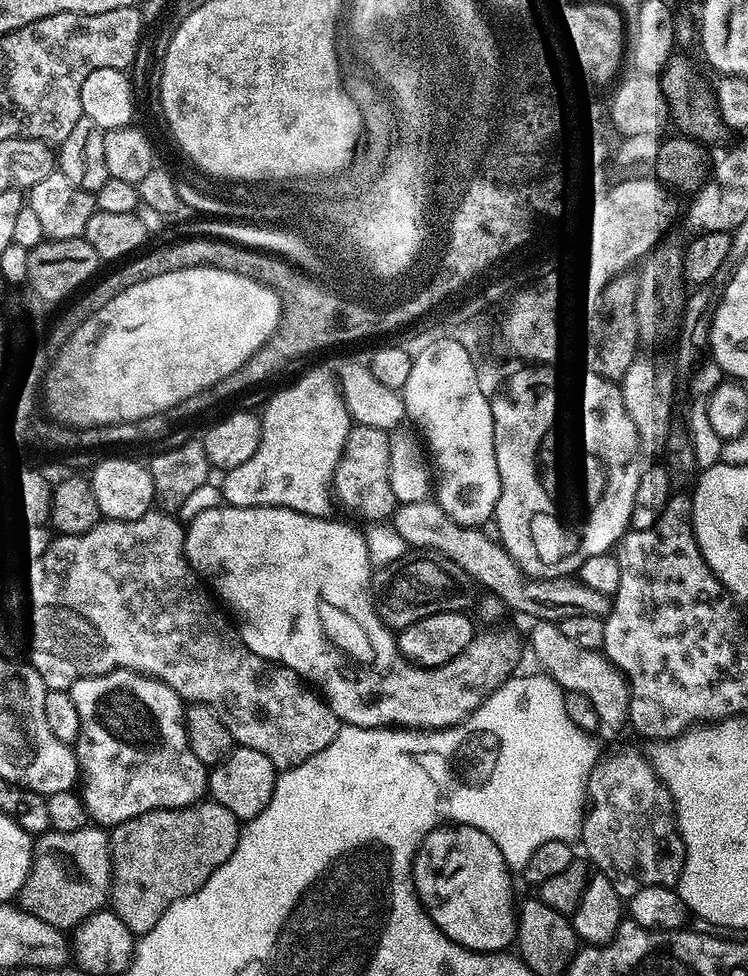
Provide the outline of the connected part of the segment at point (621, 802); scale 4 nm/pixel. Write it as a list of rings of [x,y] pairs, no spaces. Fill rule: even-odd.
[[[616,748],[609,756],[601,755],[597,759],[595,766],[592,768],[592,773],[588,775],[586,811],[584,813],[584,824],[580,827],[579,839],[584,840],[584,848],[588,851],[589,856],[587,856],[587,859],[594,865],[595,871],[601,872],[606,878],[610,878],[610,886],[614,886],[614,890],[618,890],[621,898],[632,897],[643,887],[679,885],[680,876],[684,873],[684,839],[680,837],[680,827],[676,824],[676,804],[672,800],[668,788],[660,781],[660,776],[656,772],[653,761],[649,757],[647,760],[636,748]]]

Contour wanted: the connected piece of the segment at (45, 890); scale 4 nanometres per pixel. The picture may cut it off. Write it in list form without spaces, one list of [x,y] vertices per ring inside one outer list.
[[[103,827],[69,832],[49,830],[35,841],[32,869],[20,887],[18,904],[25,912],[42,918],[42,922],[50,922],[50,926],[75,930],[109,903],[111,883],[112,842]]]

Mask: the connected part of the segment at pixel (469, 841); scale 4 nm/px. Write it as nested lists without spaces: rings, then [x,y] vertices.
[[[448,822],[430,832],[422,842],[422,846],[416,851],[416,858],[412,862],[412,881],[416,887],[420,903],[428,911],[428,916],[432,923],[438,926],[438,930],[442,930],[442,934],[446,934],[463,948],[469,948],[471,952],[503,952],[513,947],[516,938],[517,905],[514,903],[514,900],[512,904],[512,876],[508,873],[508,868],[510,868],[509,861],[502,858],[502,850],[498,846],[494,846],[494,838],[490,838],[490,834],[486,834],[474,826]]]

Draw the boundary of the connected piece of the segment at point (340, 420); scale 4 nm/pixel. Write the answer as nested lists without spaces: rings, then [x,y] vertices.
[[[320,368],[310,369],[301,380],[269,398],[260,416],[260,441],[258,450],[254,450],[254,458],[223,473],[223,503],[234,508],[289,508],[307,516],[327,517],[334,505],[332,476],[352,427],[354,421],[344,406],[333,373]]]

